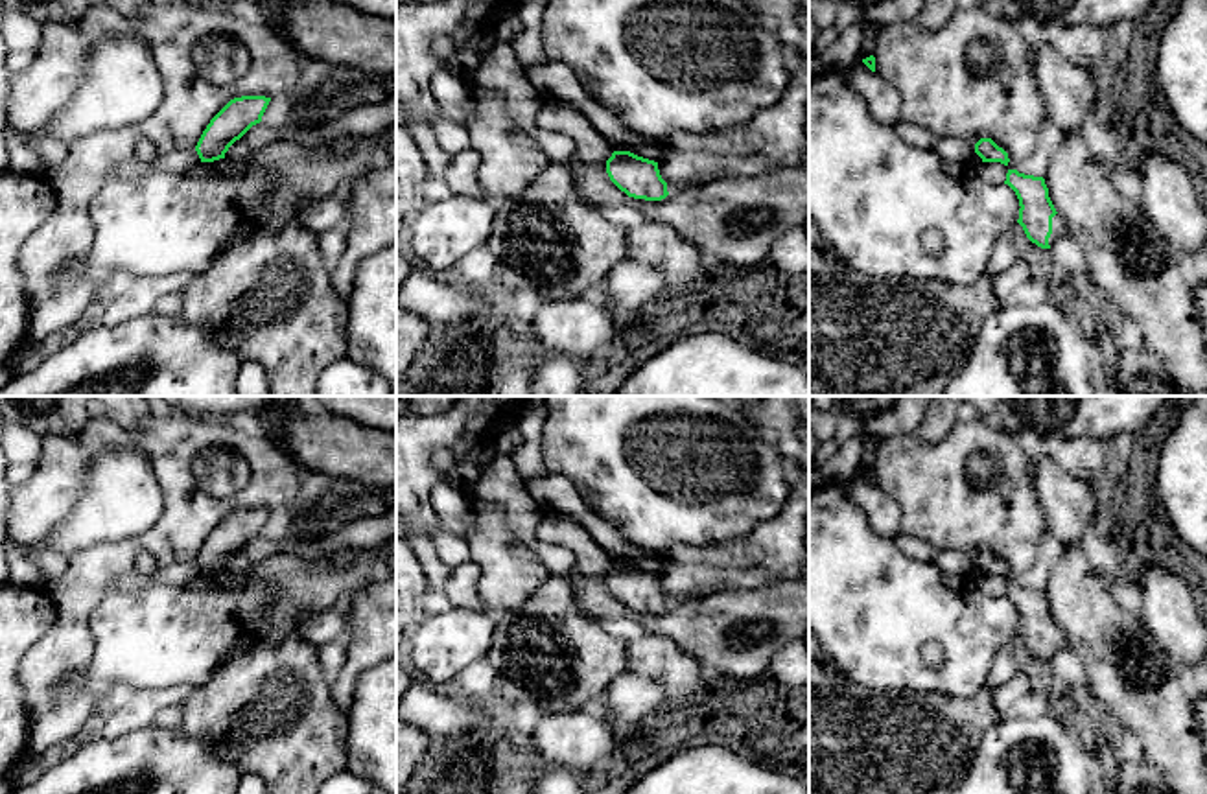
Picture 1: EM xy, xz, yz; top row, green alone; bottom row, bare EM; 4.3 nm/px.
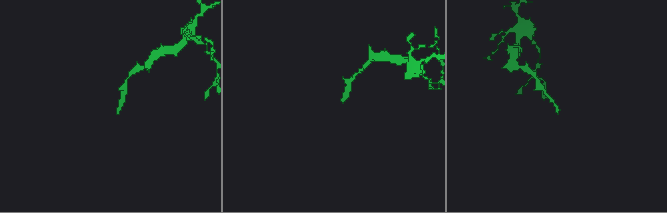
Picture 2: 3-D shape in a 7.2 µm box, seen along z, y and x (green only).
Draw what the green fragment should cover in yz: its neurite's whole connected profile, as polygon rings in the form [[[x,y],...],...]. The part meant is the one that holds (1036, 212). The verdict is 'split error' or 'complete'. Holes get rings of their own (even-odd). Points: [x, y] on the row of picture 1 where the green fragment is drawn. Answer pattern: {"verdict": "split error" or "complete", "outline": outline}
{"verdict": "split error", "outline": [[[1008,169],[1006,181],[1019,199],[1019,219],[1026,238],[1041,249],[1050,249],[1065,228],[1065,221],[1058,216],[1043,177],[1025,175]]]}

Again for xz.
{"verdict": "complete", "outline": [[[614,151],[606,160],[606,173],[628,197],[662,201],[669,195],[658,162],[638,157],[630,151]]]}

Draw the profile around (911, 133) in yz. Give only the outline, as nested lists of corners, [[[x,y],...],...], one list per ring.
[[[897,122],[894,129],[903,142],[920,149],[934,149],[940,140],[938,134],[910,122]]]

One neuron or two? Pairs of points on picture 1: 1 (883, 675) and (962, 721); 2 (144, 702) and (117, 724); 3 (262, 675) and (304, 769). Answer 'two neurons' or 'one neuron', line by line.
1: two neurons
2: one neuron
3: one neuron

